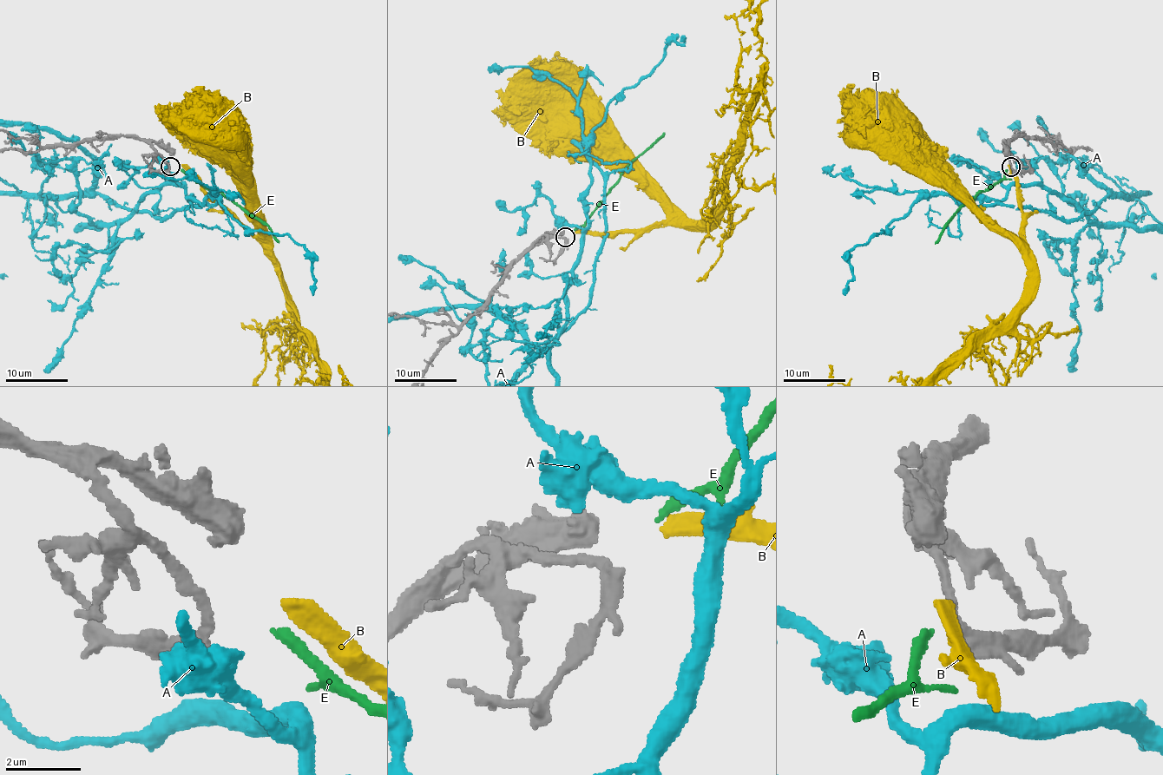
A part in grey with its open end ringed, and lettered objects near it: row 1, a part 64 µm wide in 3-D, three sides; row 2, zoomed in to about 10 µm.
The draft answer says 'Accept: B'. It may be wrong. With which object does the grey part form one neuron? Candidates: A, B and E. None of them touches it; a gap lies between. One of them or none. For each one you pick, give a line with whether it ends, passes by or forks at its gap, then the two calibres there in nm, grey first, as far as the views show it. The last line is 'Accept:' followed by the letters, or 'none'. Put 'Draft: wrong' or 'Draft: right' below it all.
B: it ends; calibres 240 and 380 nm
Accept: B
Draft: right

